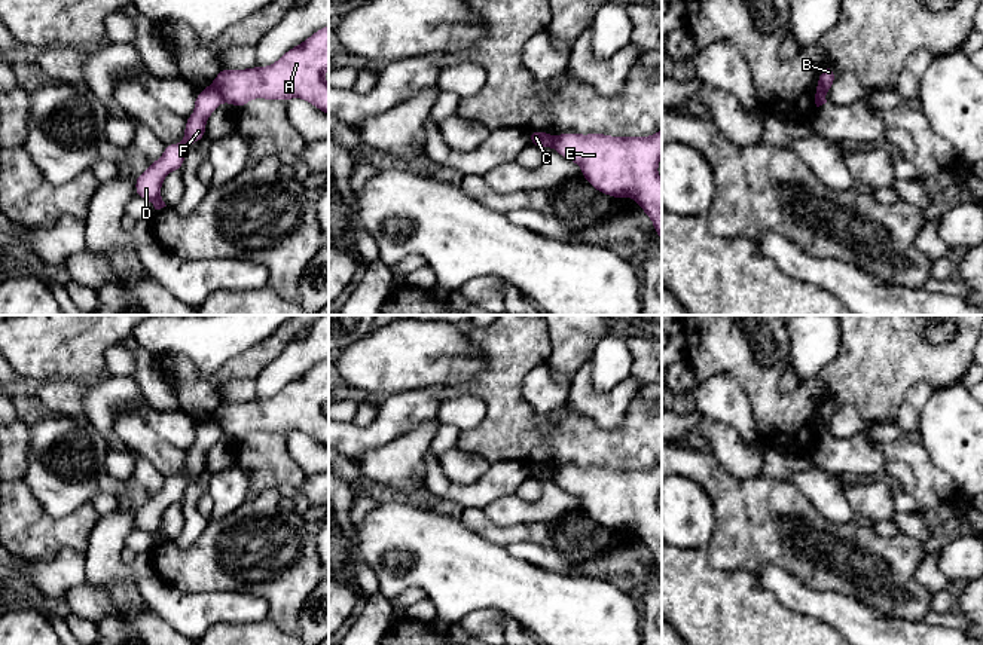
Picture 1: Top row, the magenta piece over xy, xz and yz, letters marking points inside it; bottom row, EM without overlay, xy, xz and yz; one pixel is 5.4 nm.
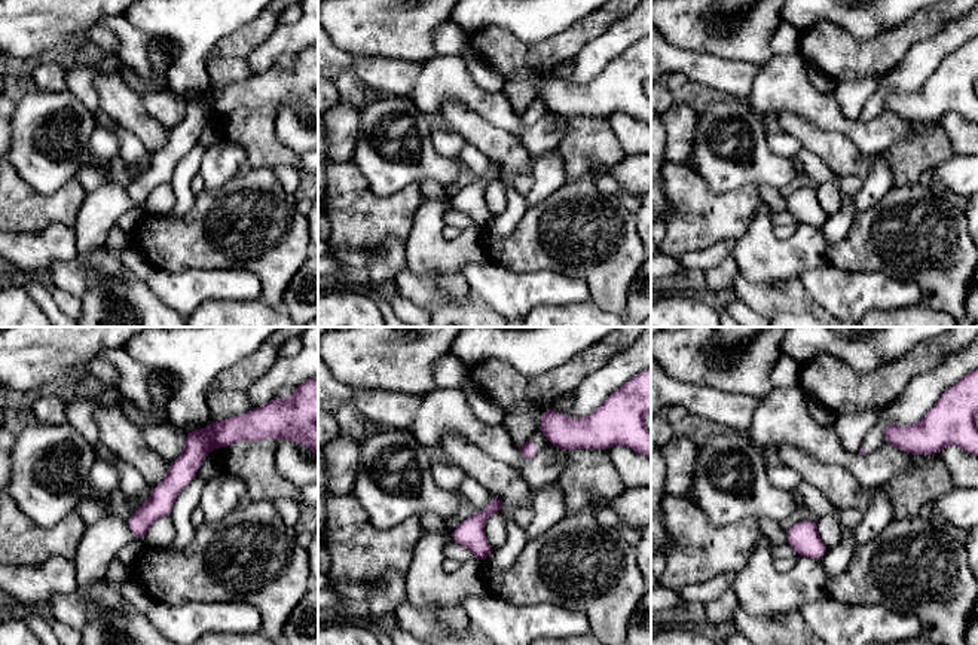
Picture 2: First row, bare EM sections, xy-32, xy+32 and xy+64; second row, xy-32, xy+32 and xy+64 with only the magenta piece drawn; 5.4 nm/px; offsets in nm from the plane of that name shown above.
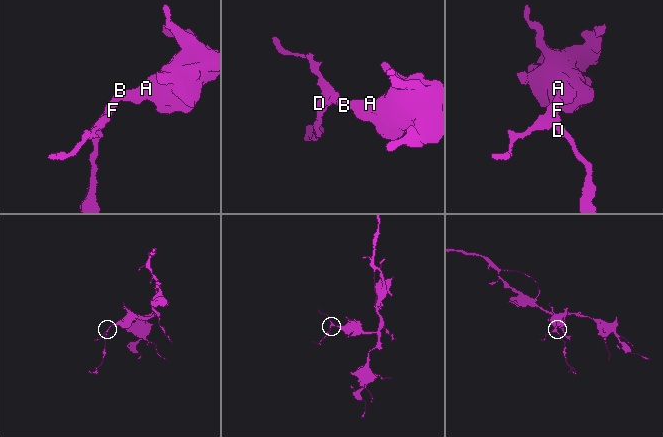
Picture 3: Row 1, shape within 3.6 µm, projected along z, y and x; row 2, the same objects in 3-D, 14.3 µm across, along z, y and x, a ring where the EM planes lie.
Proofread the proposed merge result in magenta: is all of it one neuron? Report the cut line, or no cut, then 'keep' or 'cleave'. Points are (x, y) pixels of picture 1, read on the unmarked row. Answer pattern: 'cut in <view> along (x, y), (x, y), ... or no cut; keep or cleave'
cut in xy along (213, 416), (223, 433); cleave

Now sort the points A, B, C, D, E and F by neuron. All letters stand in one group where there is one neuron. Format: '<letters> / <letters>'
A B E / C D F

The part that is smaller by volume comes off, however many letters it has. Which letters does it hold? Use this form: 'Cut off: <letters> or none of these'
Cut off: C, D, F

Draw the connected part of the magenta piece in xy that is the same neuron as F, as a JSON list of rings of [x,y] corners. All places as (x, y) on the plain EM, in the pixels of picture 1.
[[[216,418],[202,422],[195,431],[193,447],[186,452],[184,473],[180,477],[165,477],[162,490],[152,495],[150,499],[135,511],[137,529],[149,532],[155,542],[167,539],[161,531],[164,511],[171,504],[181,502],[187,480],[193,474],[201,474],[205,470],[205,455],[222,434],[222,427]]]

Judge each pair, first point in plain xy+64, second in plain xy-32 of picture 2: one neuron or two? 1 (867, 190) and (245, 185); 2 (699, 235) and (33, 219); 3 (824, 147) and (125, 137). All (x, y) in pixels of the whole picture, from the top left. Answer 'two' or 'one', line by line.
1: two
2: one
3: two

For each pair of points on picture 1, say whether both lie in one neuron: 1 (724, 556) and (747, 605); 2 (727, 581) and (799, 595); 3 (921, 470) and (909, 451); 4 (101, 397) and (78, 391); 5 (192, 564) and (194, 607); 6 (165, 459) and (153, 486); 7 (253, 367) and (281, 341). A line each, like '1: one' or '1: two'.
1: two
2: two
3: one
4: two
5: two
6: two
7: one

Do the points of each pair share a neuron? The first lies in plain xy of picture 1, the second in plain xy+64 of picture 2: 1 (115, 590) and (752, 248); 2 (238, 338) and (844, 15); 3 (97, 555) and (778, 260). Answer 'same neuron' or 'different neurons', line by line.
1: different neurons
2: same neuron
3: same neuron

